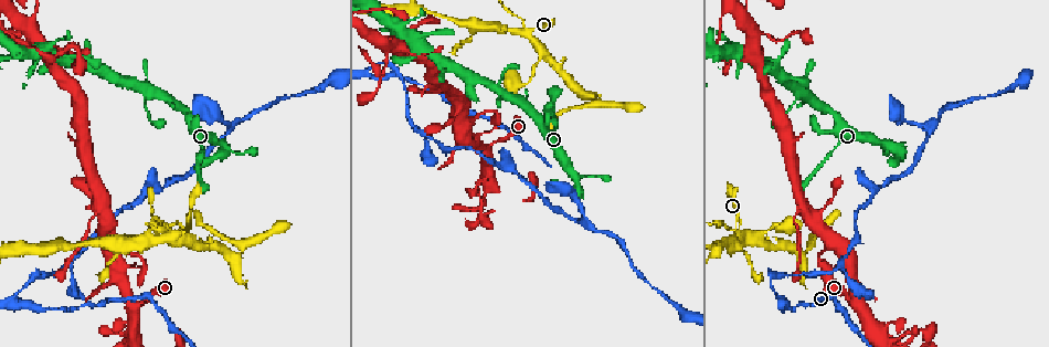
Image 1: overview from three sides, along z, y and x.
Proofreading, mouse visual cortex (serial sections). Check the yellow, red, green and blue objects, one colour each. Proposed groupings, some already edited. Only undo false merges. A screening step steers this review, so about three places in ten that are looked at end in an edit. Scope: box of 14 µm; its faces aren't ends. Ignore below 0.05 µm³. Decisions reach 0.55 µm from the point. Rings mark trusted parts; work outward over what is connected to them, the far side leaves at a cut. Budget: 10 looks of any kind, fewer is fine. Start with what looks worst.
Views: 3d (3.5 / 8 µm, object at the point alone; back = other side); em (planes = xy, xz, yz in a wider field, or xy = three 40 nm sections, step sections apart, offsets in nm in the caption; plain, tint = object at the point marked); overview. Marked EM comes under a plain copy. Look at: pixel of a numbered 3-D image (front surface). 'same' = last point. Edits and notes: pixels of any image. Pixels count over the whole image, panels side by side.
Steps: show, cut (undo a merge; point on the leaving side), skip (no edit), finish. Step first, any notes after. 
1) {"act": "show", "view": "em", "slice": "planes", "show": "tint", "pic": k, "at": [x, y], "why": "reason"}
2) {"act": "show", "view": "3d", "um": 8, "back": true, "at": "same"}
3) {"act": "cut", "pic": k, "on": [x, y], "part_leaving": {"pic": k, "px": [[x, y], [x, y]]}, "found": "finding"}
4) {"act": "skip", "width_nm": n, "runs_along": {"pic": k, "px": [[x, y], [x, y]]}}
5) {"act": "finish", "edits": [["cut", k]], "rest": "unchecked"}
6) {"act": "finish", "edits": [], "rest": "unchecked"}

{"act": "show", "view": "3d", "um": 3.5, "pic": 1, "at": [794, 218], "why": "a narrow waist"}

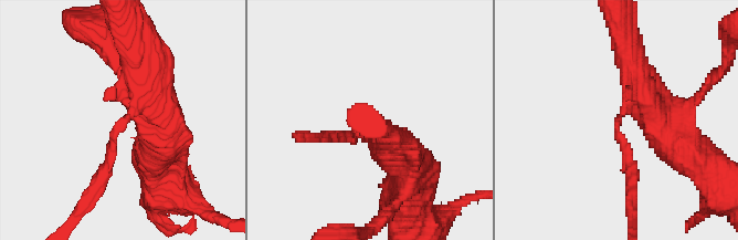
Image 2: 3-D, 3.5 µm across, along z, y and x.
{"act": "show", "view": "em", "slice": "xy", "step": 2, "show": "tint", "pic": 2, "at": [617, 128], "why": "now the EM"}

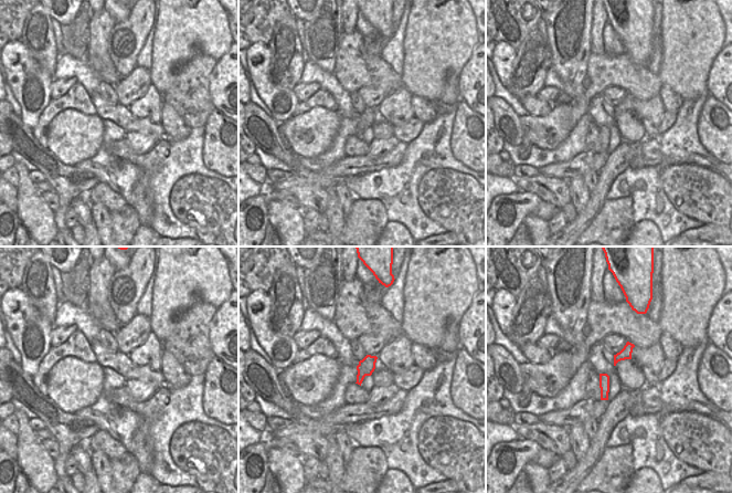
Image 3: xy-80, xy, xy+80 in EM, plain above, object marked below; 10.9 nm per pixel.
{"act": "skip", "arm_widths_nm": [150, 500], "found": "continuous, no second cell"}

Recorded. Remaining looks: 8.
{"act": "show", "view": "3d", "um": 3.5, "pic": 1, "at": [928, 333]}

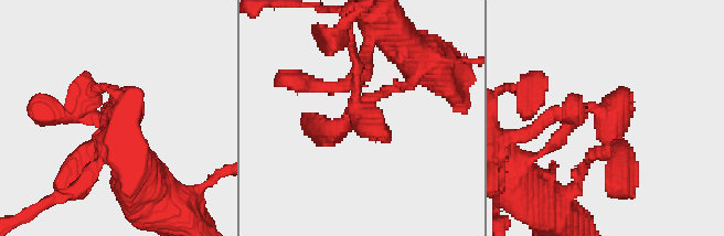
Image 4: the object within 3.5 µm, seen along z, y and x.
{"act": "show", "view": "em", "slice": "xy", "step": 5, "show": "tint", "pic": 4, "at": [606, 119]}

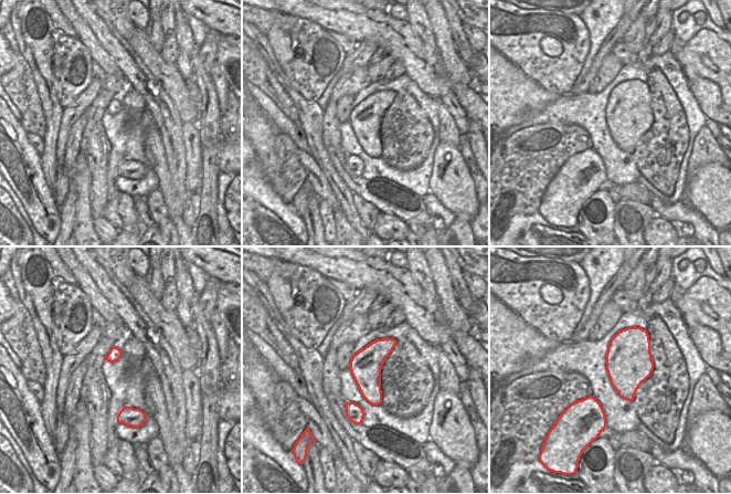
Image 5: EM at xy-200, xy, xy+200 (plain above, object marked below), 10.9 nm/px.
{"act": "skip", "runs_along": {"pic": 4, "px": [[366, 60], [362, 114], [326, 128]]}, "found": "continuous, no second cell"}

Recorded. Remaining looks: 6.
{"act": "show", "view": "3d", "um": 3.5, "pic": 1, "at": [525, 34], "why": "branch point"}

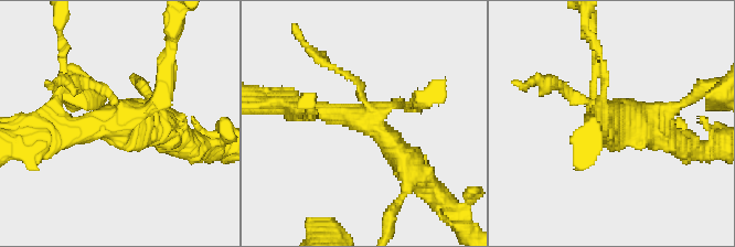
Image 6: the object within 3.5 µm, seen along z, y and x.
{"act": "show", "view": "em", "slice": "xy", "step": 3, "show": "tint", "pic": 6, "at": [368, 117]}

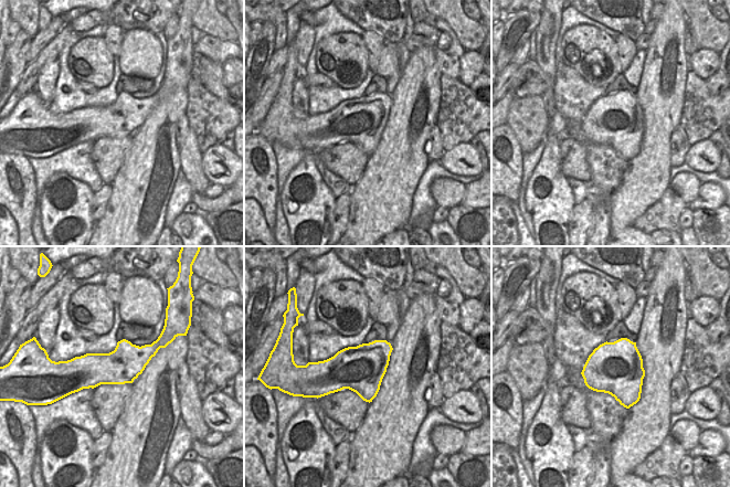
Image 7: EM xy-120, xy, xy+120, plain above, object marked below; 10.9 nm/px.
{"act": "skip", "runs_along": {"pic": 6, "px": [[596, 66], [594, 114], [658, 135]]}, "found": "continuous, no second cell"}

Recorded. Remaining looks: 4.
{"act": "show", "view": "3d", "um": 3.5, "pic": 1, "at": [595, 104], "why": "three arms meet"}

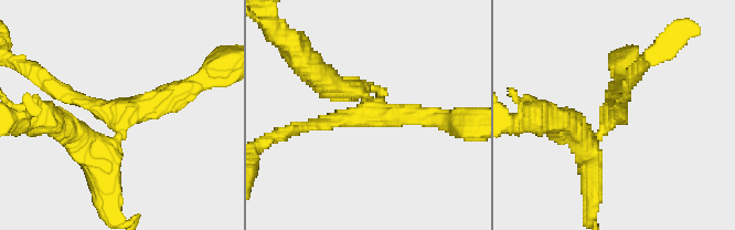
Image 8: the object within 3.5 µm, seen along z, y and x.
{"act": "show", "view": "em", "slice": "xy", "step": 5, "show": "tint", "pic": 8, "at": [121, 119], "arms": 3, "arm_widths_nm": [150, 300, 300]}

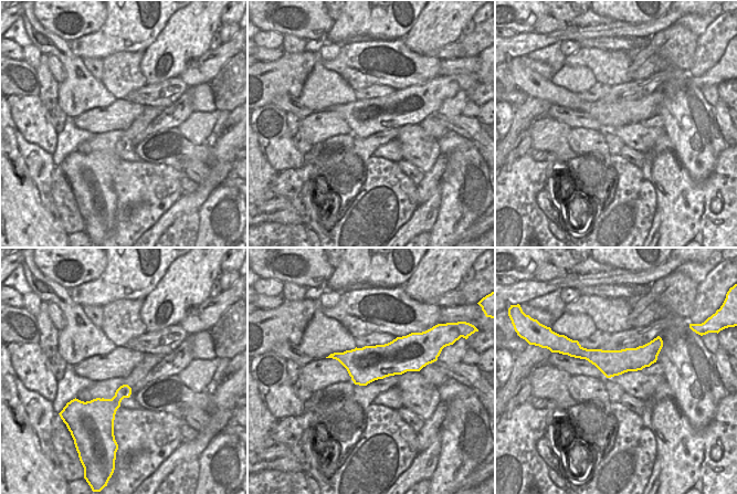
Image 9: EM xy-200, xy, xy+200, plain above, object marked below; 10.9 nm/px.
{"act": "show", "view": "em", "slice": "planes", "show": "tint", "at": "same"}

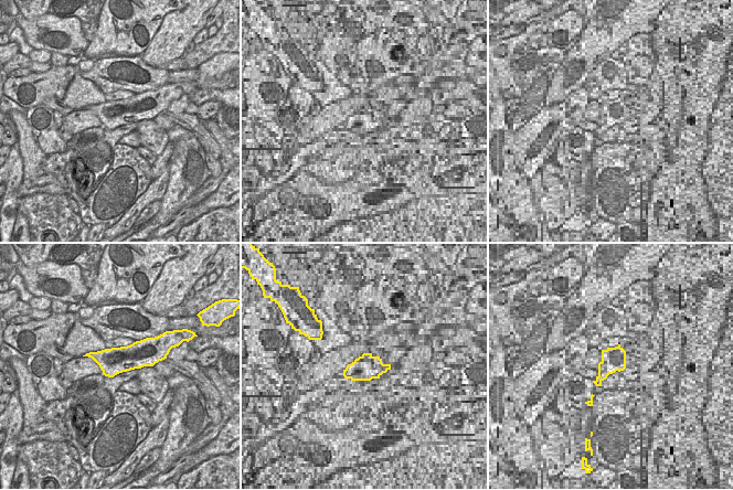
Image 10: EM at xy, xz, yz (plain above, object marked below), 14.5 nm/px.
{"act": "cut", "pic": 8, "on": [366, 112], "part_leaving": {"pic": 8, "px": [[366, 103], [366, 112], [451, 123]]}, "found": "two cells meet here"}

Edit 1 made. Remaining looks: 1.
{"act": "finish", "edits": [["cut", 8]], "rest": "unchecked"}

